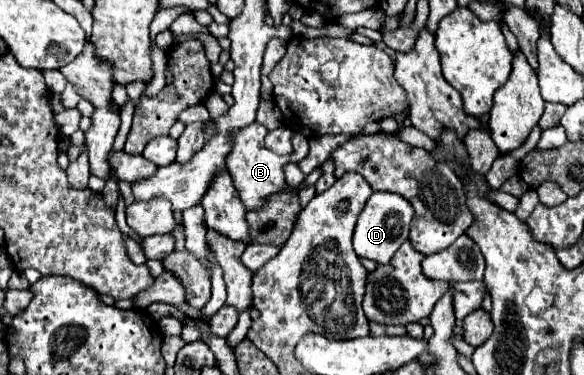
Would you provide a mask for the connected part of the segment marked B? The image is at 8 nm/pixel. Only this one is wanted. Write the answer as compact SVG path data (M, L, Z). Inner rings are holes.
M256 121L252 125L246 125L244 129L236 129L236 133L230 133L232 149L228 153L226 167L228 167L228 173L234 181L246 209L260 209L262 203L268 199L268 195L280 191L286 185L284 171L282 171L284 163L288 163L288 161L298 163L300 159L304 159L308 155L308 139L302 133L294 132L292 136L294 149L292 157L280 157L280 155L268 151L266 145L264 145L264 137L266 137L266 127L256 123Z

